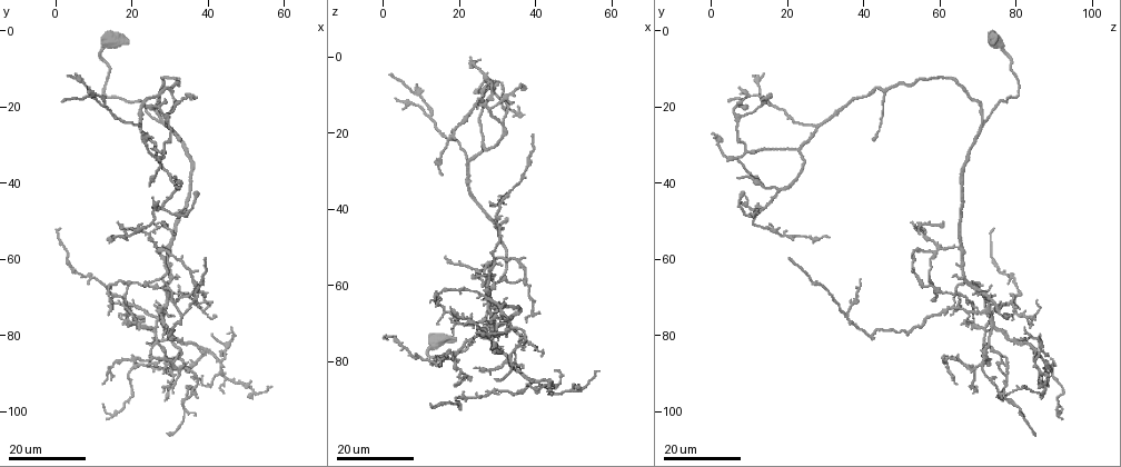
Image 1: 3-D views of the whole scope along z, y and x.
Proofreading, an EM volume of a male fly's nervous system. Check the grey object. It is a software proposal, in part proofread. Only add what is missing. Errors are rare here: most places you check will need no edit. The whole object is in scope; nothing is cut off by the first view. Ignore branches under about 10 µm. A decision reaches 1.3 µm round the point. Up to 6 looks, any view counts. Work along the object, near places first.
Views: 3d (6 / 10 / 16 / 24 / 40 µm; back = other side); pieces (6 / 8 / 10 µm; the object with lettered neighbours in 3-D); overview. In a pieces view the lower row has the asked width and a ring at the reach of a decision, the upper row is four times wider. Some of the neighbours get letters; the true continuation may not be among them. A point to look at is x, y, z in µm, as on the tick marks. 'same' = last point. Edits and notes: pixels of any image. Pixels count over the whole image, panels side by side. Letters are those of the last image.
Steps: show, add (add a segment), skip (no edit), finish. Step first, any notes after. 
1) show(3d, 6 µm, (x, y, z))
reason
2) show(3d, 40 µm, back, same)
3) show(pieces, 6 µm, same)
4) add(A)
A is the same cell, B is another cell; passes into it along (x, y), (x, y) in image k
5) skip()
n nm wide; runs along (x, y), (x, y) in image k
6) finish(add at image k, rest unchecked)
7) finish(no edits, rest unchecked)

show(3d, 24 µm, (39.0, 60.5, 20.0))
long arm stops here

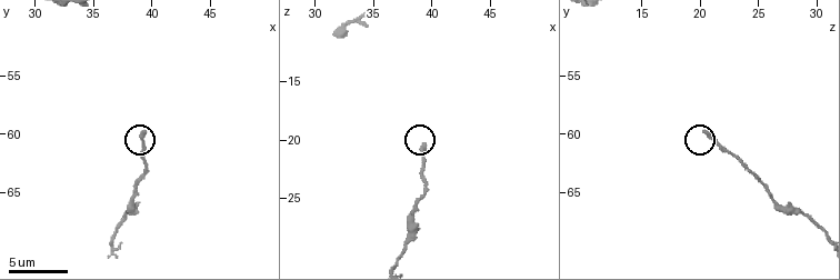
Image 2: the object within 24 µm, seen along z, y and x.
show(pieces, 10 µm, (39.4, 59.8, 20.6))

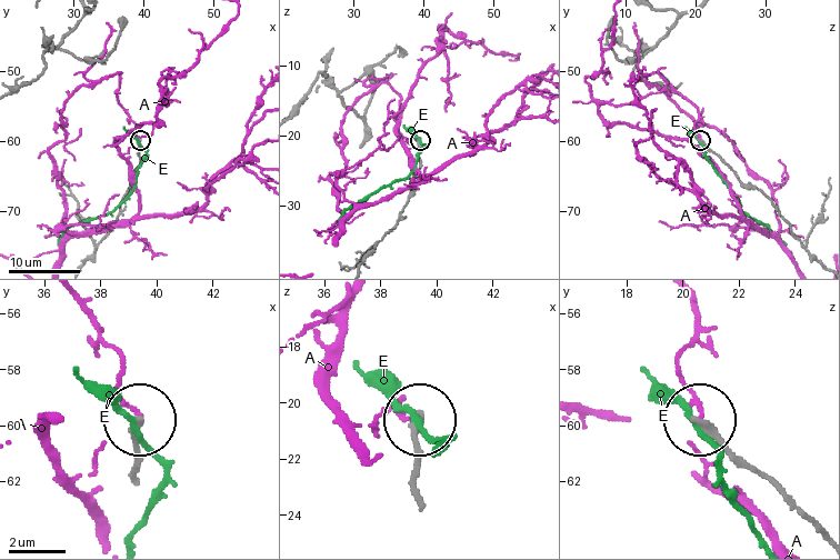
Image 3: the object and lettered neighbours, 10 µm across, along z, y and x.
skip()
A and E are other cells; runs along (418, 491), (418, 422) in image 3; no lettered segment goes on from it

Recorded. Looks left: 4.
show(3d, 16 µm, (30.5, 38.5, 7.5))
an open end

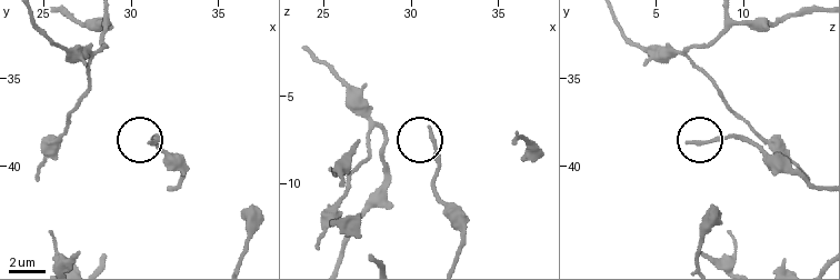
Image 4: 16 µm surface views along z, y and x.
show(3d, 10 µm, (31.0, 38.7, 7.0))

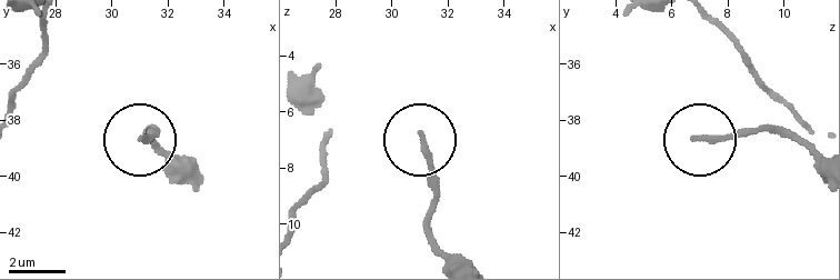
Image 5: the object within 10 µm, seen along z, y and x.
show(pieces, 10 µm, (31.0, 38.7, 7.0))

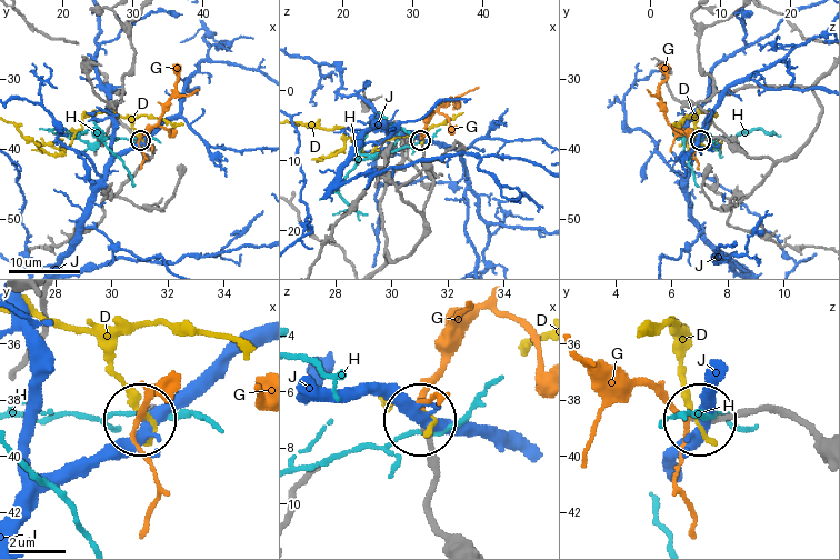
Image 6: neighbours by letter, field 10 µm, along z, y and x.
add(G)
220 nm wide; G is the same cell, D, H and J are other cells; it goes on there

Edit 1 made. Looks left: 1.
finish(add at image 6, rest unchecked)

